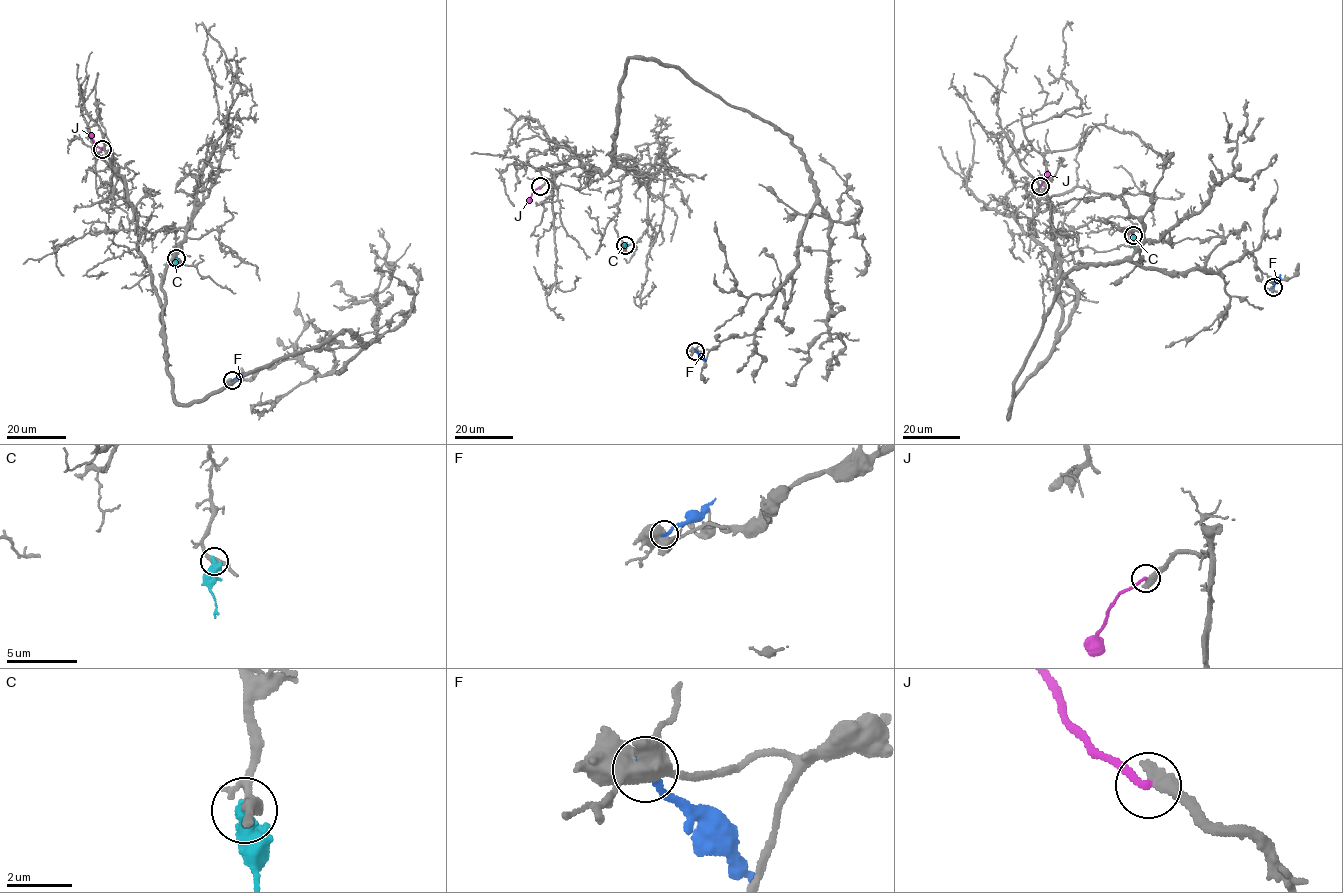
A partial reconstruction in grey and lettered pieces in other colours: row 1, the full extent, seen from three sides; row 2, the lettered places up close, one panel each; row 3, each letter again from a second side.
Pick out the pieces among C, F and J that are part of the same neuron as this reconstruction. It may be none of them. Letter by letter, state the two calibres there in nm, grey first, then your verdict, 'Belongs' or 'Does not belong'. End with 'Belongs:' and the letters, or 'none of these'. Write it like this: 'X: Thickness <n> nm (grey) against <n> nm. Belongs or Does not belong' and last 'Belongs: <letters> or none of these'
C: Thickness 360 nm (grey) against 550 nm. Does not belong
F: Thickness 500 nm (grey) against 260 nm. Does not belong
J: Thickness 550 nm (grey) against 220 nm. Does not belong
Belongs: none of these

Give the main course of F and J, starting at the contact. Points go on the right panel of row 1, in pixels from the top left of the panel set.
F: (1273, 287), (1280, 274)
J: (1040, 186), (1049, 172)

